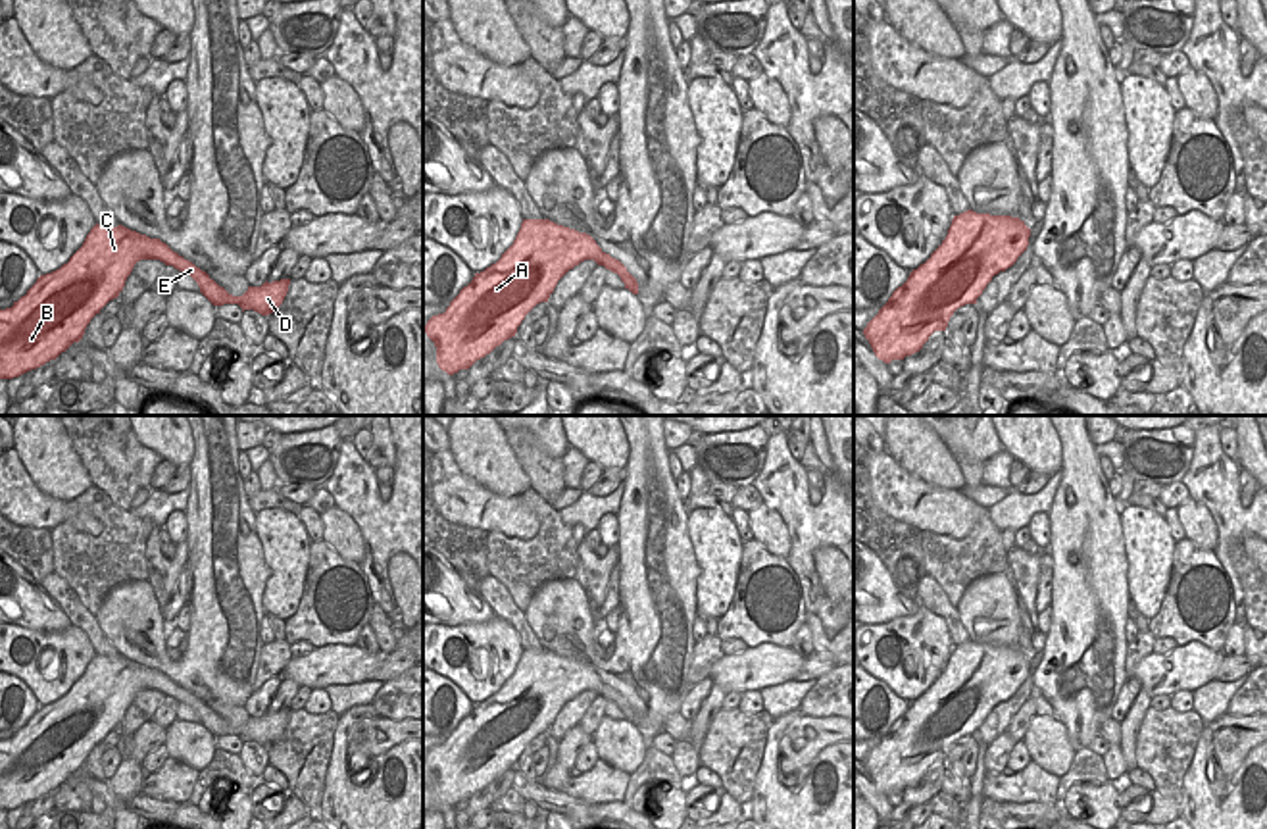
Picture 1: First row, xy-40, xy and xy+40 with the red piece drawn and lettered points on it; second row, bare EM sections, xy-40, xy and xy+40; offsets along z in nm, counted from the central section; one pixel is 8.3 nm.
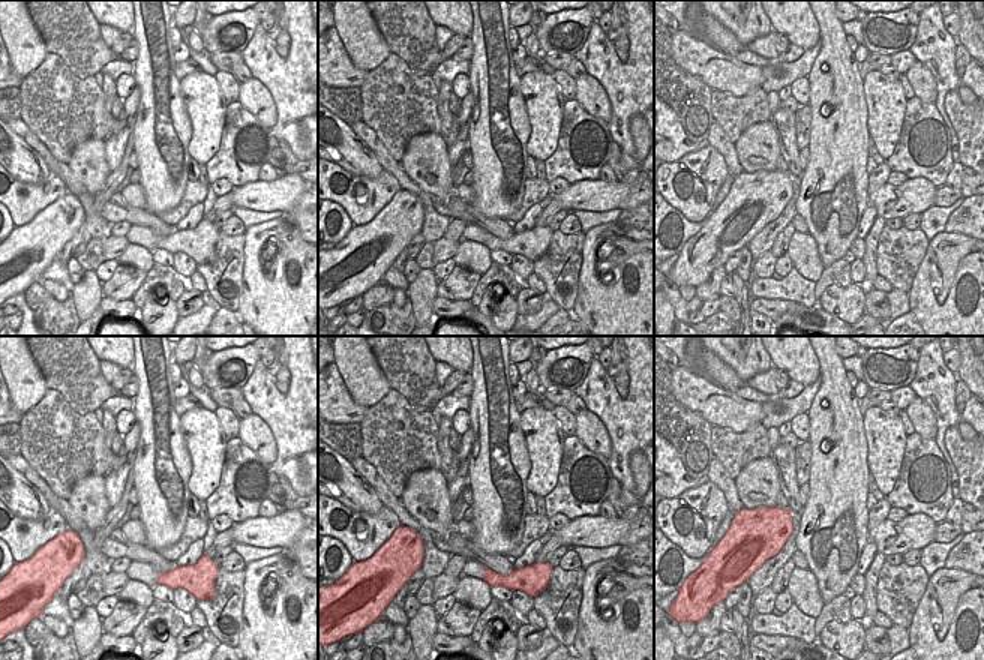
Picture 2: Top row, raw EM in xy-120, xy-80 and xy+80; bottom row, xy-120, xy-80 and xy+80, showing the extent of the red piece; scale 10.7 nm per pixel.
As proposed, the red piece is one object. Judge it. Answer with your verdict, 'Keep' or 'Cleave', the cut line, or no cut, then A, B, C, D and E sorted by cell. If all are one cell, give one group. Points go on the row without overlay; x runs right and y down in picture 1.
Keep. No split. Groups: A B C D E.

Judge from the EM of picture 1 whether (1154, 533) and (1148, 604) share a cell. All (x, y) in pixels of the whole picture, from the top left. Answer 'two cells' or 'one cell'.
one cell

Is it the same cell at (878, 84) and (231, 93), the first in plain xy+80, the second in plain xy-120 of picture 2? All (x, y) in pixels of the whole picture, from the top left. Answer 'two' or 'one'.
two

